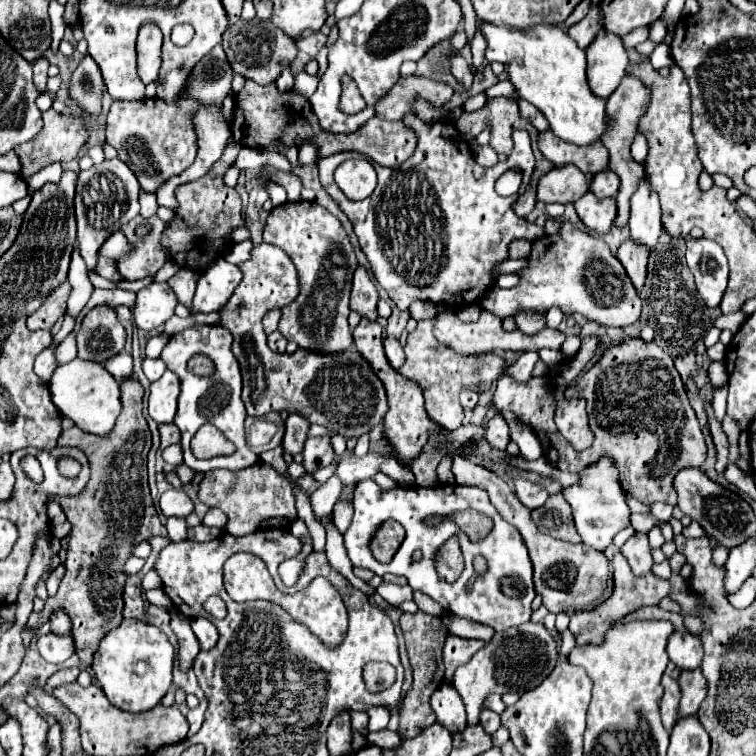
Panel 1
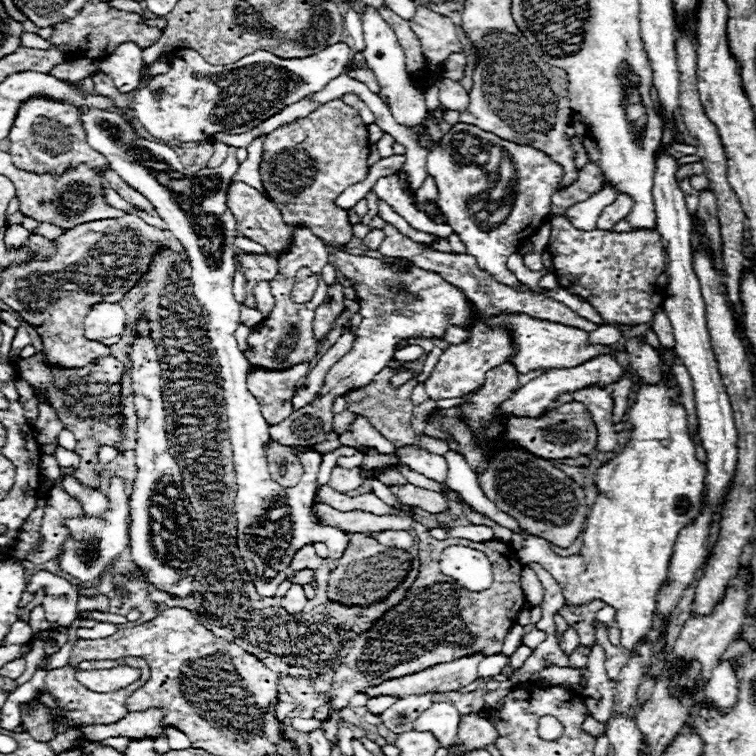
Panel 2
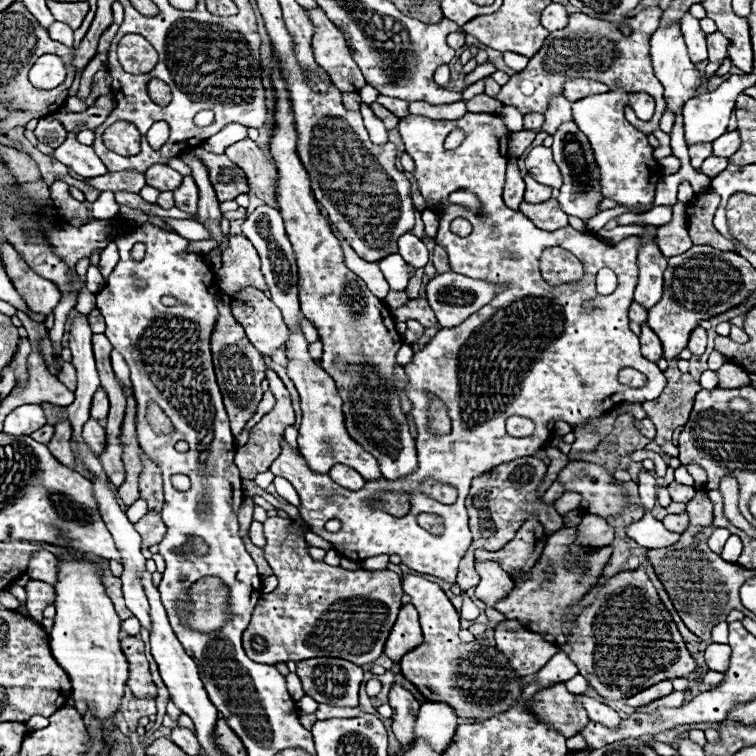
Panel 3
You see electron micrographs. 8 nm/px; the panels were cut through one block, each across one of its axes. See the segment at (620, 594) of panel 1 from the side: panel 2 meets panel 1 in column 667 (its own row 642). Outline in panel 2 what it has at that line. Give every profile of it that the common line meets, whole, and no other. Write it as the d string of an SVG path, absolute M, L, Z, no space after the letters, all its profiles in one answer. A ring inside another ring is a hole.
M594 600L584 606L576 606L576 608L564 606L558 610L558 614L566 620L570 628L578 632L580 644L586 648L592 648L596 644L596 612L604 606L606 604L602 600Z

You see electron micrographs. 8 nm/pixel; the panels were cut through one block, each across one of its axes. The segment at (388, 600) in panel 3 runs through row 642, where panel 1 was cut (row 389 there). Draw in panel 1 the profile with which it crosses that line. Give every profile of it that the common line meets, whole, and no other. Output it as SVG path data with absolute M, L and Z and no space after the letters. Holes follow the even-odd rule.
M258 244L252 250L252 260L240 264L240 270L244 274L242 284L236 288L228 304L224 306L222 314L222 326L226 326L234 336L234 356L240 362L244 388L242 388L242 400L246 406L248 416L260 418L272 410L282 412L298 412L304 418L308 418L312 424L322 424L328 428L334 428L344 438L360 438L362 434L370 432L386 414L388 402L386 402L386 390L380 378L374 374L370 364L360 356L356 348L350 348L340 354L316 354L310 350L298 348L296 354L276 354L266 344L266 332L262 328L262 319L266 312L290 304L298 296L298 272L296 266L290 262L288 254L284 250L278 250L272 244Z

